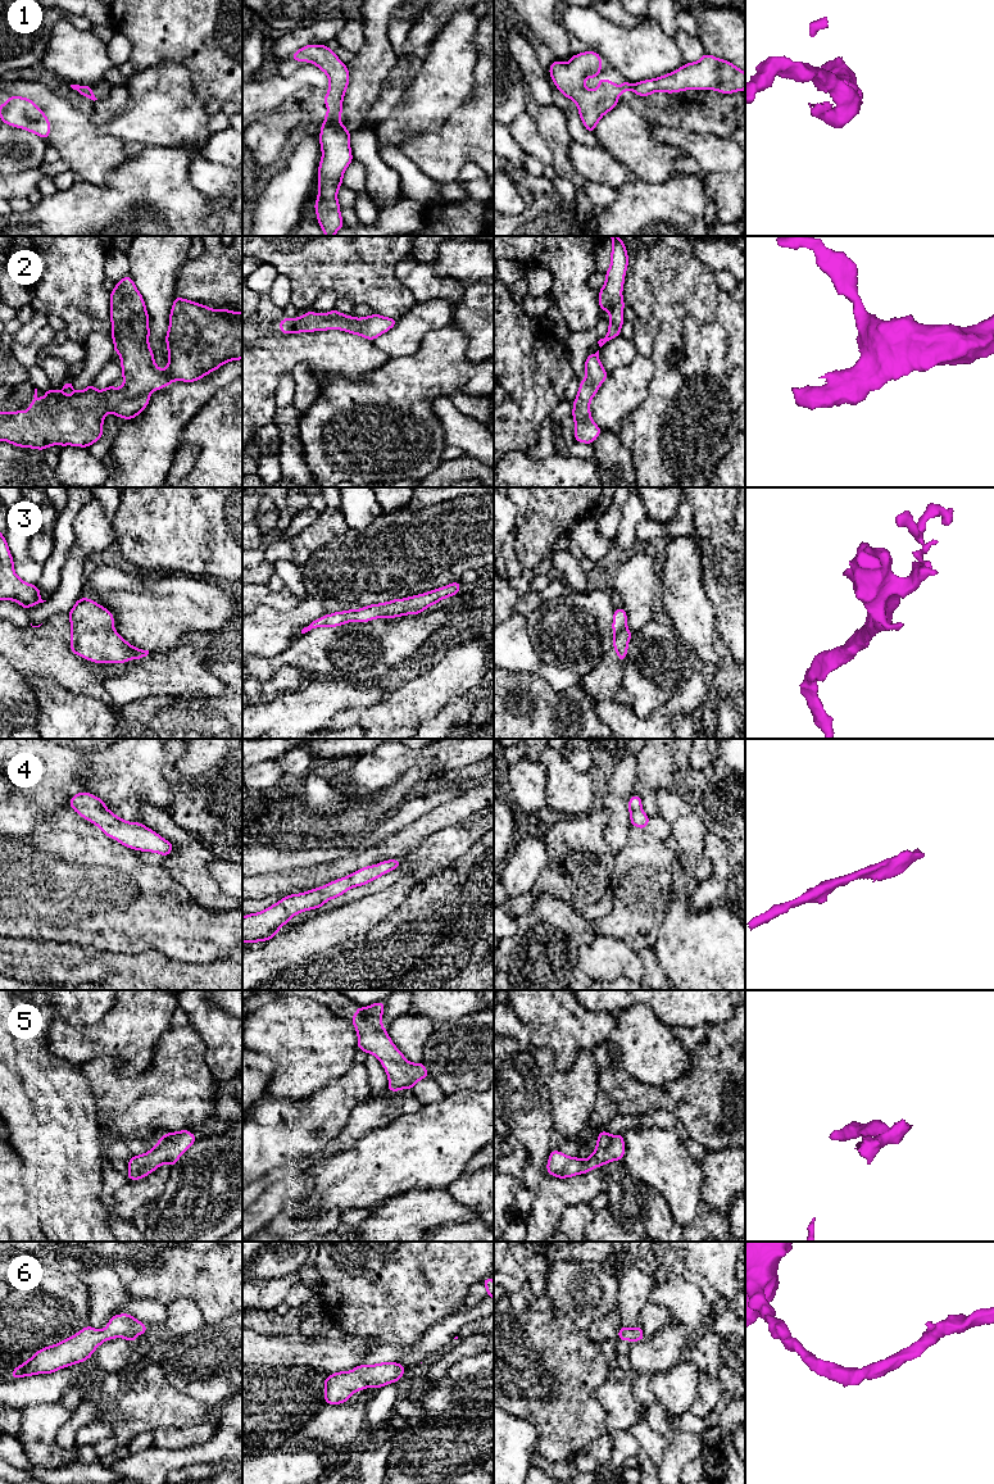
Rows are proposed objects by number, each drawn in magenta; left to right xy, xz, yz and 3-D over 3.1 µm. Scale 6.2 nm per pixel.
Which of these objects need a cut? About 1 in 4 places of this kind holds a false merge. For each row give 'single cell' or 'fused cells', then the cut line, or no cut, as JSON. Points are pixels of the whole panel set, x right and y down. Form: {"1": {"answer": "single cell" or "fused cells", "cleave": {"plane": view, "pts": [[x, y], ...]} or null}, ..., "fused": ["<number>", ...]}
{"1": {"answer": "fused cells", "cleave": {"plane": "xz", "pts": [[337, 117], [326, 122]]}}, "2": {"answer": "single cell", "cleave": null}, "3": {"answer": "single cell", "cleave": null}, "4": {"answer": "single cell", "cleave": null}, "5": {"answer": "single cell", "cleave": null}, "6": {"answer": "single cell", "cleave": null}, "fused": ["1"]}

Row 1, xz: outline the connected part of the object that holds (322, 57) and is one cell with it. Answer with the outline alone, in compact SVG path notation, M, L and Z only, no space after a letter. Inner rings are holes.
M307 45L295 51L291 59L310 62L328 76L330 89L324 95L324 105L330 109L324 112L324 121L330 122L342 114L344 94L349 85L349 71L327 45Z

